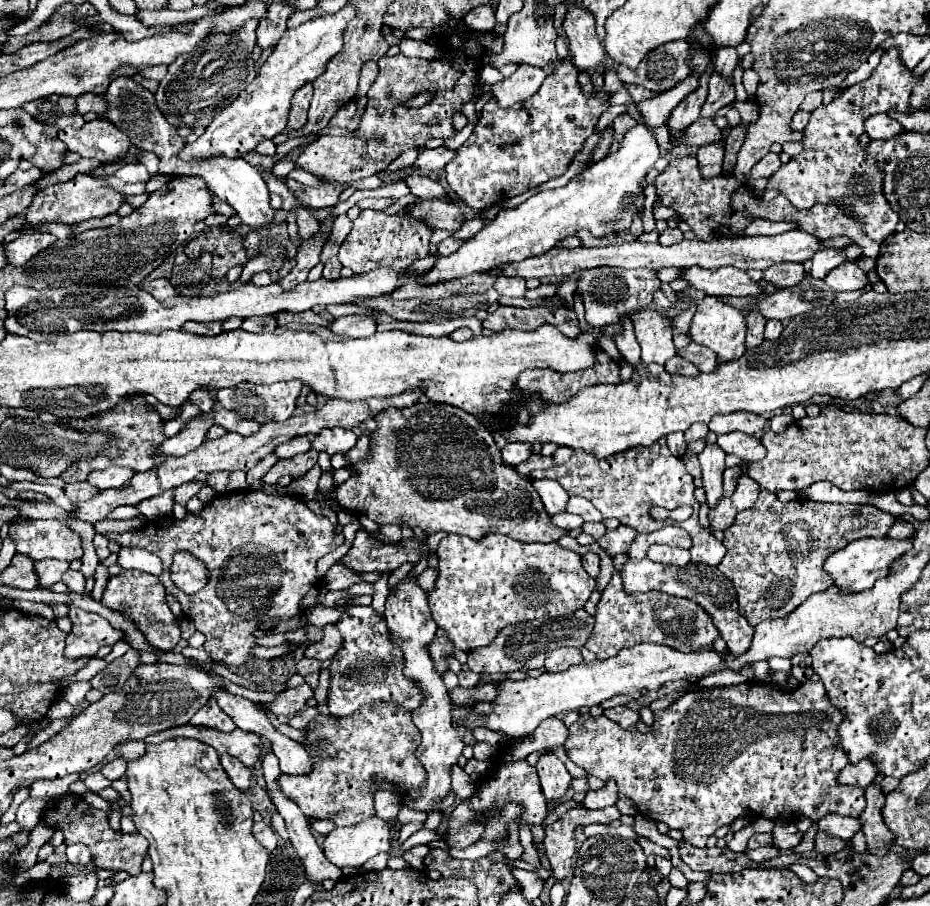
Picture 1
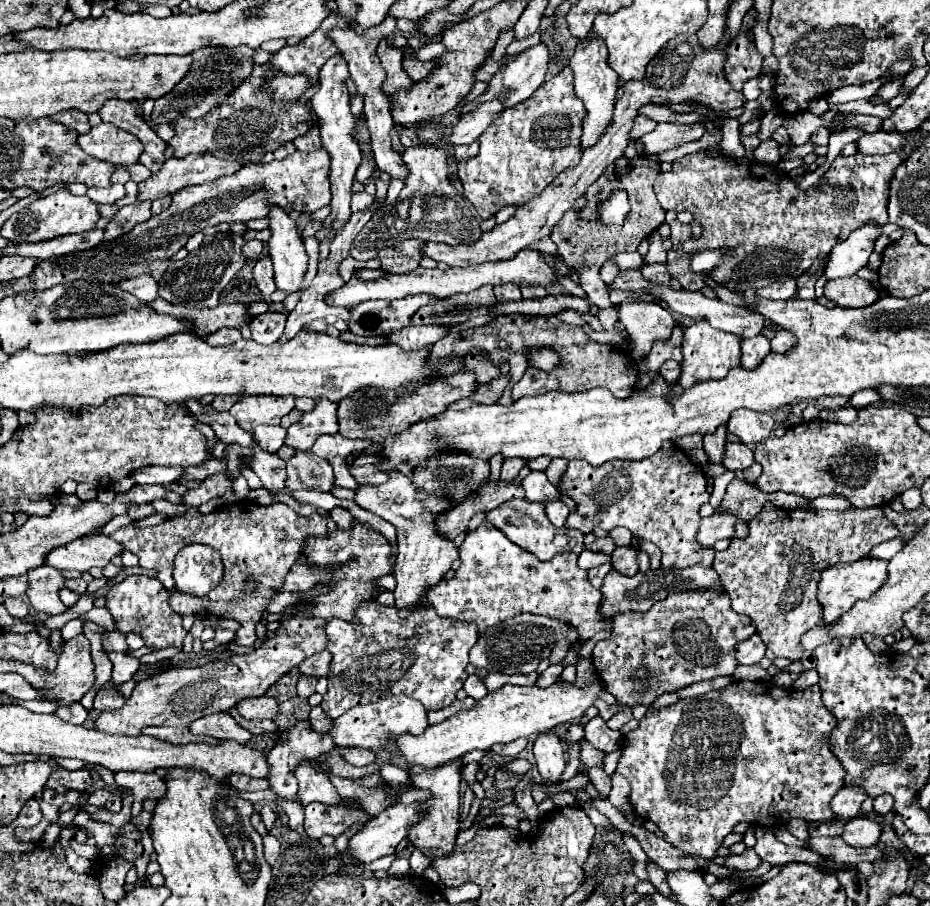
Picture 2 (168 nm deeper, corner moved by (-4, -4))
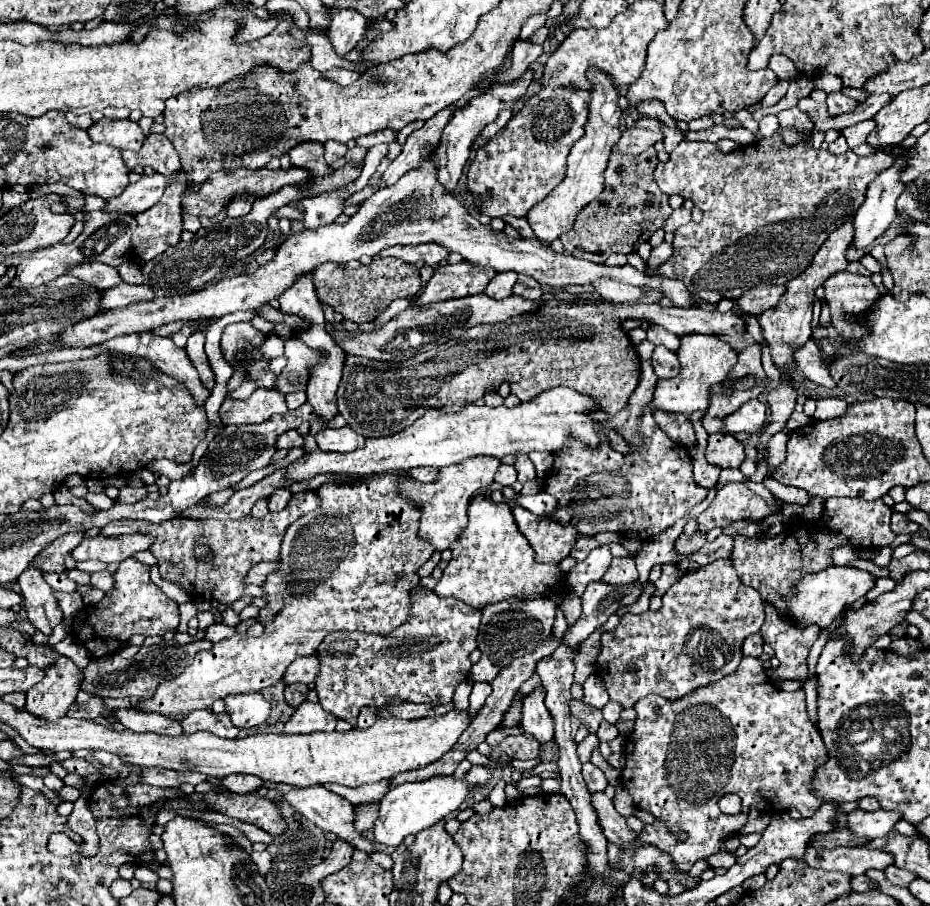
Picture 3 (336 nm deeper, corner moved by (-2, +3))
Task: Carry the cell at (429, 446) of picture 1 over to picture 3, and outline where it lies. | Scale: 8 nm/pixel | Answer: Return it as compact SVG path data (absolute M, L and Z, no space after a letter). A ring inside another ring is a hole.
M520 505L512 507L512 515L518 531L528 539L538 561L560 563L570 555L578 539L574 525L560 525L550 517L538 517Z

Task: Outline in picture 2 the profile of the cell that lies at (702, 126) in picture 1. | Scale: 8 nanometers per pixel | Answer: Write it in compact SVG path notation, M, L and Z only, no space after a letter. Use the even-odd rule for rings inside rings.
M658 124L650 134L644 134L640 138L640 144L642 144L642 150L646 156L656 156L670 148L698 140L702 134L704 134L702 124L690 124L690 126Z

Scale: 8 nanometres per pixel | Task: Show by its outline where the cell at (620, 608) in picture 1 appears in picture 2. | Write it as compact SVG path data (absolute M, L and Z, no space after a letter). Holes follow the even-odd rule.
M720 586L720 590L686 590L680 594L670 594L668 598L656 602L648 612L626 612L614 616L614 630L610 638L600 640L592 652L592 662L596 666L598 678L604 682L604 688L616 696L618 704L624 706L650 706L658 696L670 694L676 690L682 690L694 682L712 680L718 676L732 676L738 662L736 662L736 644L742 640L748 640L752 634L756 634L756 628L752 626L752 620L744 614L736 614L730 608L730 598L726 590ZM636 666L644 666L644 670L656 670L656 678L648 682L632 682L632 670Z

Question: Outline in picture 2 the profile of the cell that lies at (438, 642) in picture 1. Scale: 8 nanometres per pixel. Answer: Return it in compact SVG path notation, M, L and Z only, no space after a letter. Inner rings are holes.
M424 600L424 604L426 610L420 612L364 602L356 610L354 622L328 622L326 634L332 662L328 692L320 706L332 720L354 706L396 694L420 700L426 710L440 710L456 700L456 692L468 678L464 670L468 652L478 640L476 624L440 618L432 606L428 606L428 600Z

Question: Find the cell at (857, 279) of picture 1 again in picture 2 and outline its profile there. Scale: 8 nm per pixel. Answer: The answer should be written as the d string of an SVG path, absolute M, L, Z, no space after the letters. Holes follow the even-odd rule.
M848 276L828 280L824 286L824 296L842 308L862 308L874 304L880 294L870 282L858 276Z

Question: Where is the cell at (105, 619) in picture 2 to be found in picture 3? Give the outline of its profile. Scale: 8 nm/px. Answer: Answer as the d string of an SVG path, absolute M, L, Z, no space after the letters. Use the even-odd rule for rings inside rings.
M36 565L28 567L18 577L18 585L24 595L24 607L28 611L28 619L34 623L38 631L50 635L52 629L62 621L62 611L54 597L52 587L44 581L42 569L38 569Z

